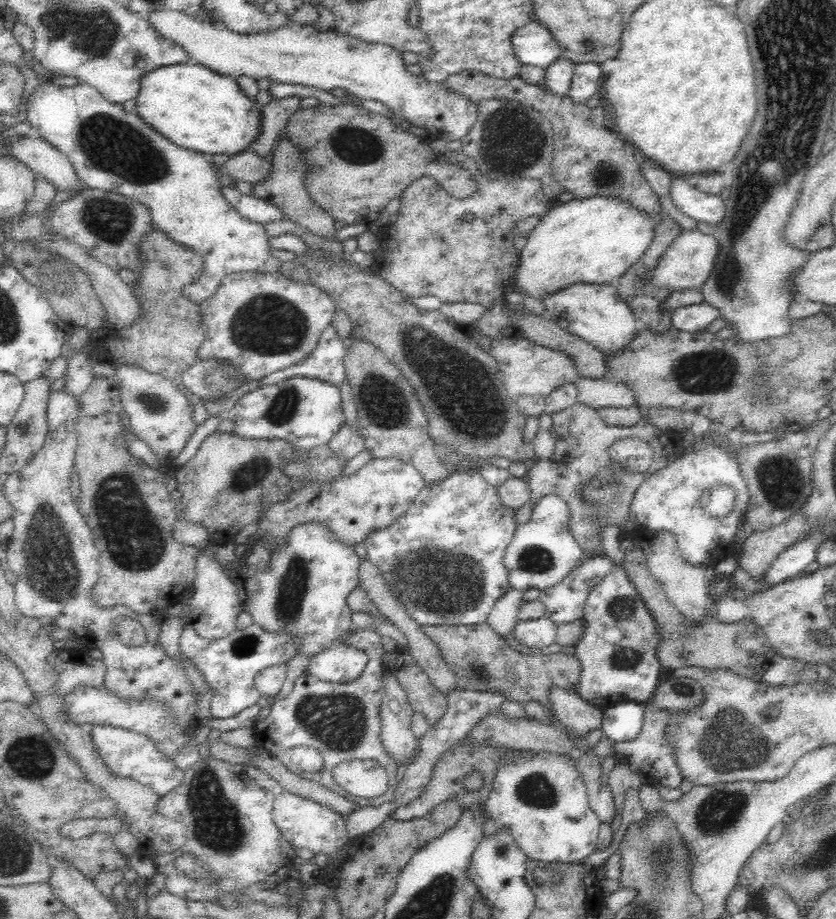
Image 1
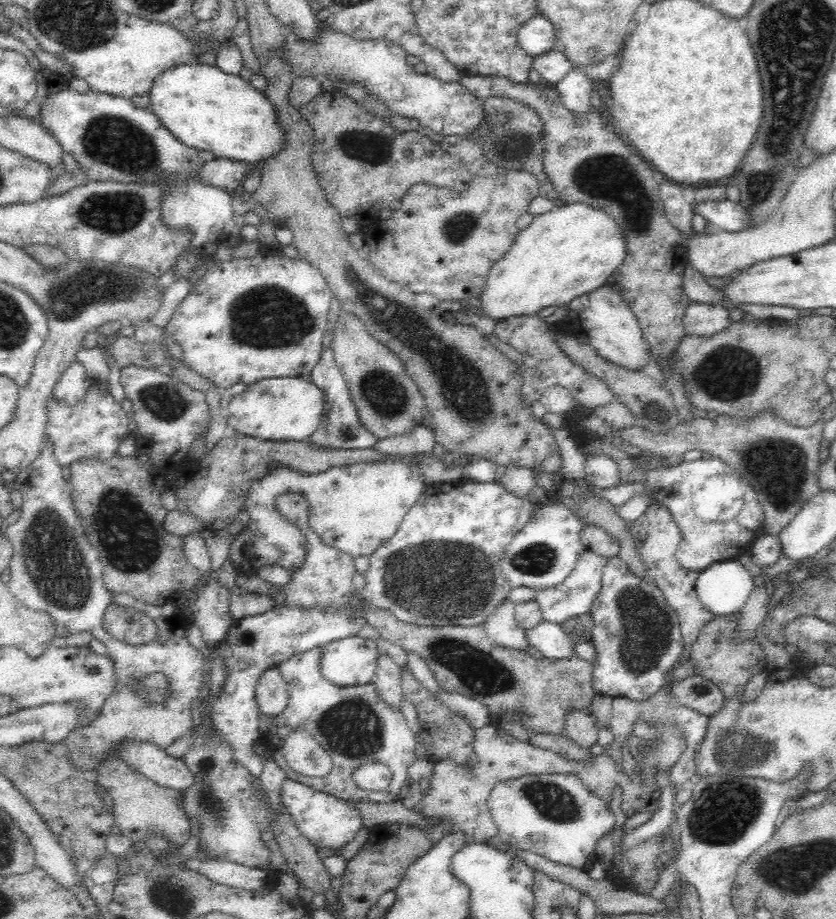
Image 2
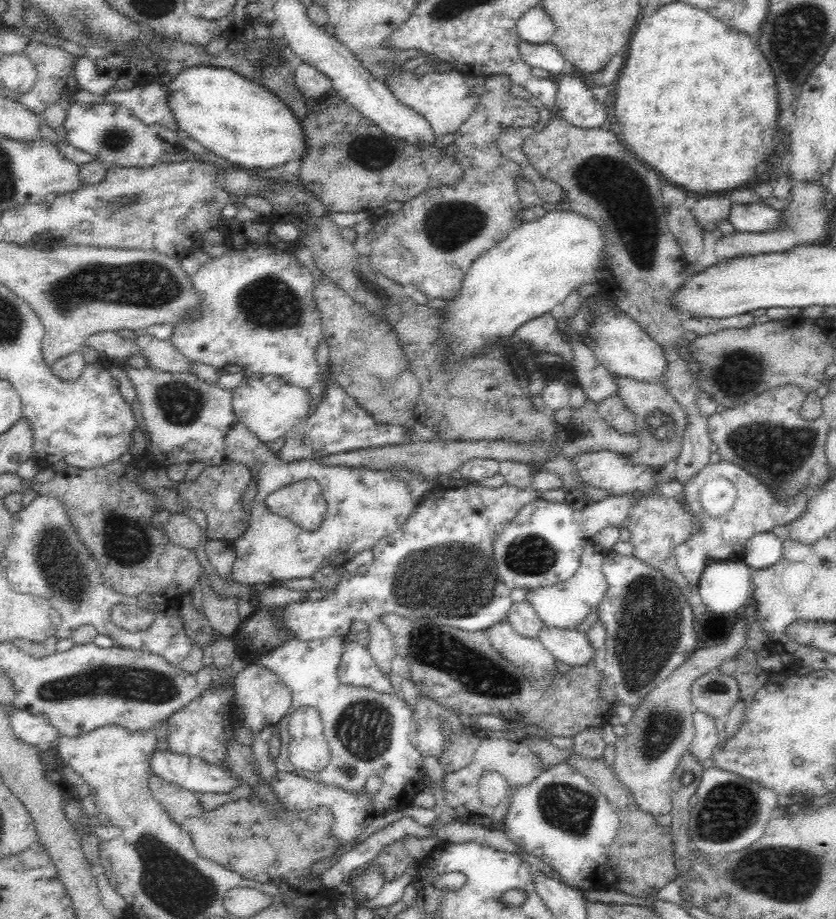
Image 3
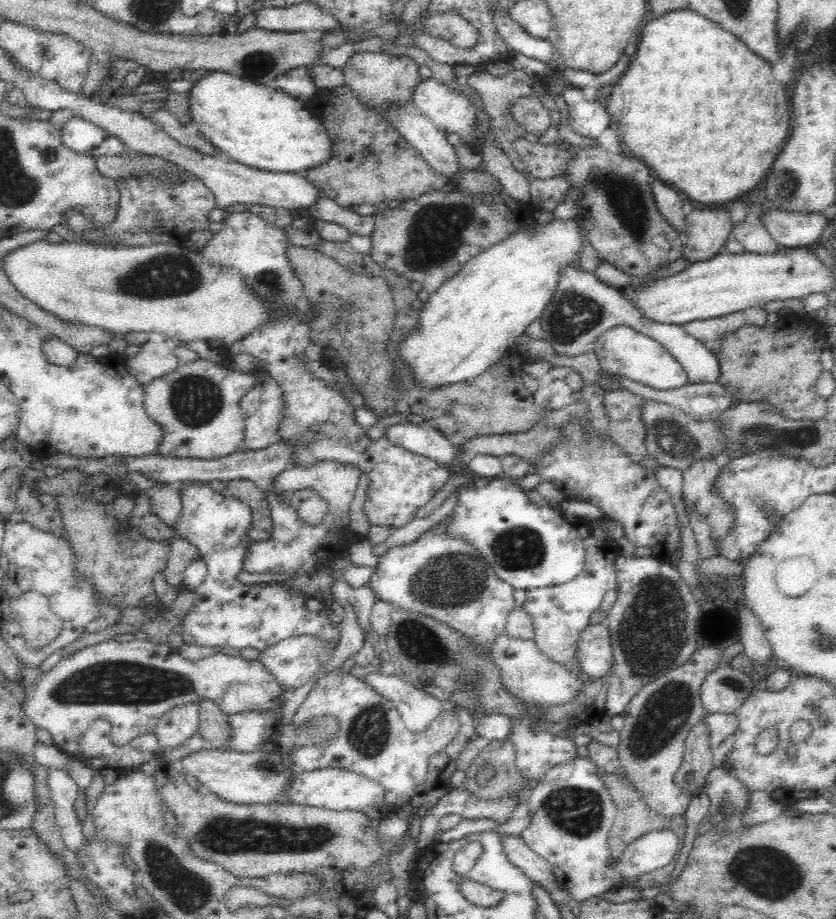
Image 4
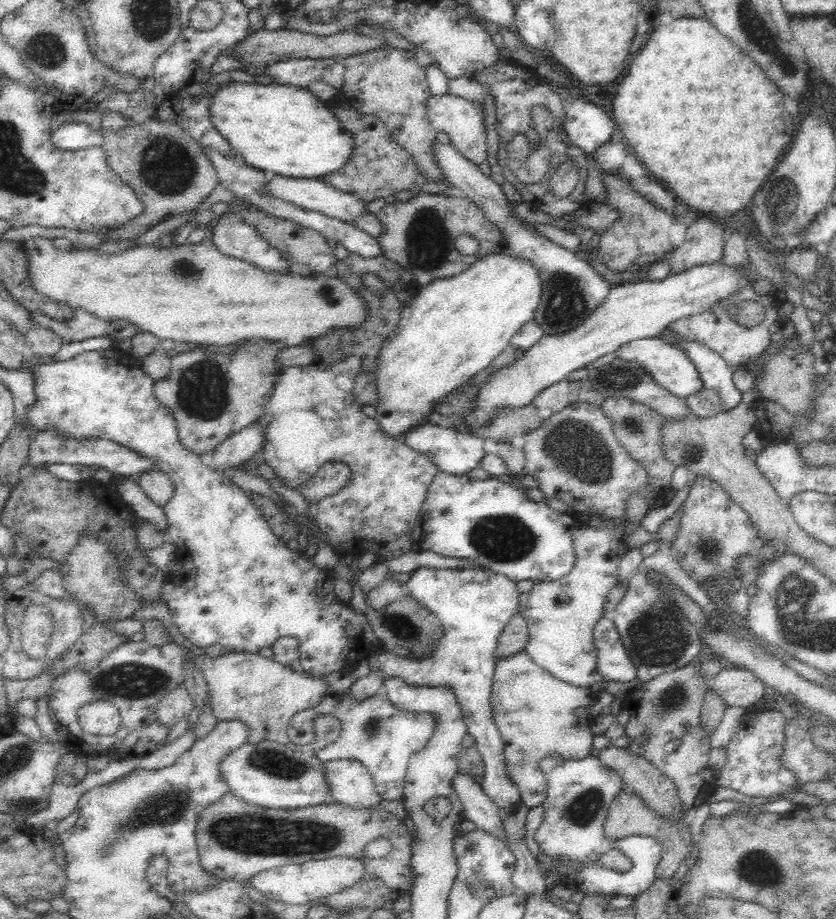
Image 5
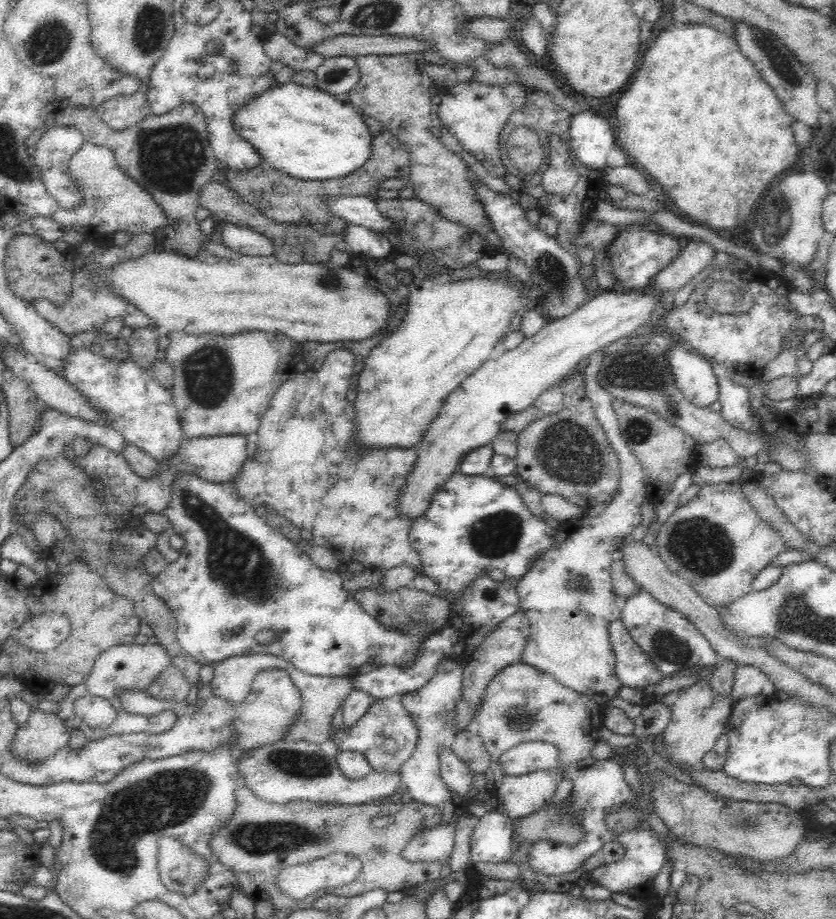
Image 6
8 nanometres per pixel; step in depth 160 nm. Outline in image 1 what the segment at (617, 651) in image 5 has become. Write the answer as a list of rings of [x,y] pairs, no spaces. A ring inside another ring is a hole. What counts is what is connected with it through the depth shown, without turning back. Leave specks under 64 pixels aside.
[[[546,616],[532,620],[518,619],[510,634],[520,644],[539,649],[555,643],[556,628],[557,623]]]

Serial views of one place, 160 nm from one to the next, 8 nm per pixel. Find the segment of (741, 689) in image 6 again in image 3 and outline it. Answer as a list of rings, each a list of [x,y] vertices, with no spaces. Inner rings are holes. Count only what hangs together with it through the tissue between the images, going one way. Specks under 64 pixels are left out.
[[[712,669],[698,676],[691,684],[689,693],[694,710],[708,716],[720,718],[729,714],[729,710],[739,700],[739,686],[736,679]]]

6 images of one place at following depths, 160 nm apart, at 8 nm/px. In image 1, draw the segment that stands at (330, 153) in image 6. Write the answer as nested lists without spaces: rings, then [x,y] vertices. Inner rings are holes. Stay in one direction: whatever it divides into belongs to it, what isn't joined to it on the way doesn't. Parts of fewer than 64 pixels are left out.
[[[187,62],[181,64],[172,64],[171,66],[159,67],[156,70],[152,70],[148,72],[145,76],[142,76],[140,82],[140,88],[138,88],[138,92],[136,94],[136,115],[140,117],[148,125],[152,127],[154,131],[160,133],[162,136],[165,136],[170,142],[176,144],[176,146],[182,148],[188,148],[193,151],[201,152],[202,154],[229,154],[235,155],[240,153],[241,151],[246,151],[248,146],[258,138],[258,134],[260,134],[260,122],[262,118],[261,110],[256,107],[256,101],[252,101],[250,98],[246,97],[246,94],[242,89],[240,89],[239,84],[237,84],[237,80],[233,78],[229,78],[228,76],[221,76],[204,66],[200,66],[198,63]]]

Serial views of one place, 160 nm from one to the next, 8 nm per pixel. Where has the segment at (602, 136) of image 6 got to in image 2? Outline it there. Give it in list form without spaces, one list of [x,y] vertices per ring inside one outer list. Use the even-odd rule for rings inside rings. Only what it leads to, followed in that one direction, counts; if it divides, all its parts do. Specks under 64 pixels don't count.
[[[573,69],[564,76],[564,80],[554,86],[559,92],[562,104],[576,114],[586,114],[592,107],[590,98],[592,92],[597,89],[594,81],[578,69]]]

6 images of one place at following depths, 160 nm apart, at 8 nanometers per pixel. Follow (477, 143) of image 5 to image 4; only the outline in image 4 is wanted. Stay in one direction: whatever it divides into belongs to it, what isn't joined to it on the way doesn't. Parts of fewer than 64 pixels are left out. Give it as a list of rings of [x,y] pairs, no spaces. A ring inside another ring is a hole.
[[[434,77],[421,80],[412,90],[409,104],[420,114],[427,116],[444,134],[455,132],[460,136],[461,142],[468,146],[474,140],[474,127],[472,126],[477,116],[477,107],[470,100],[469,94],[464,94],[459,88],[450,88],[436,81]]]

